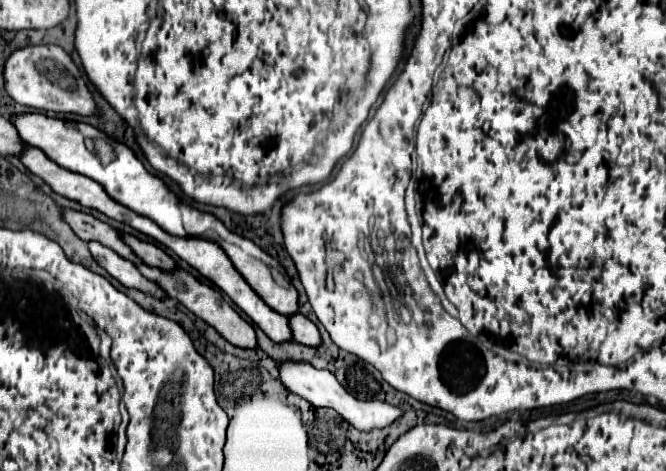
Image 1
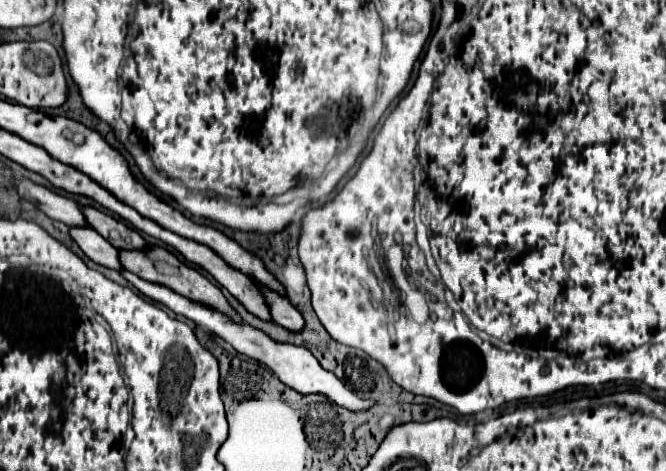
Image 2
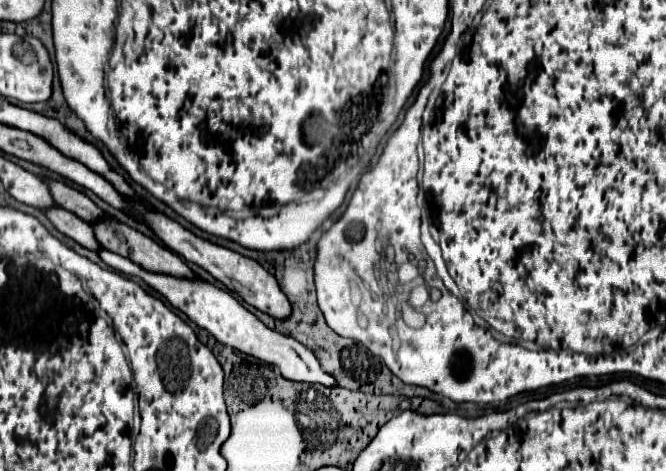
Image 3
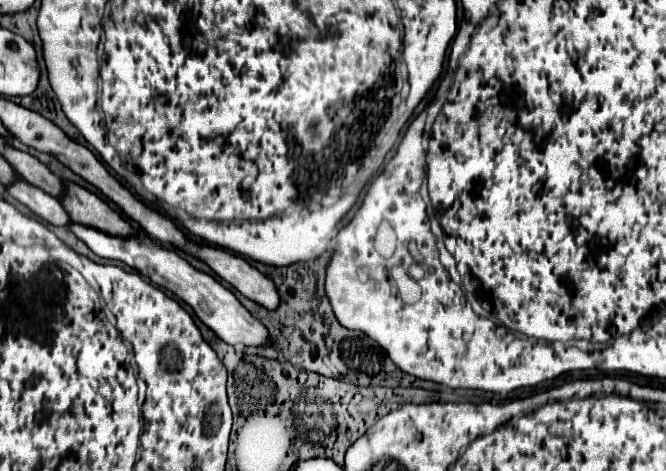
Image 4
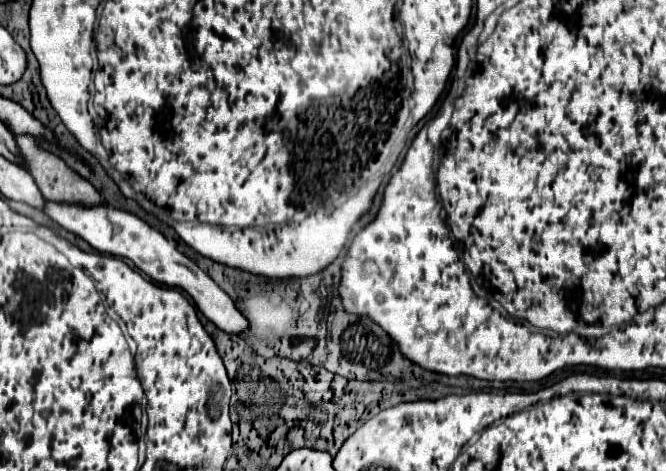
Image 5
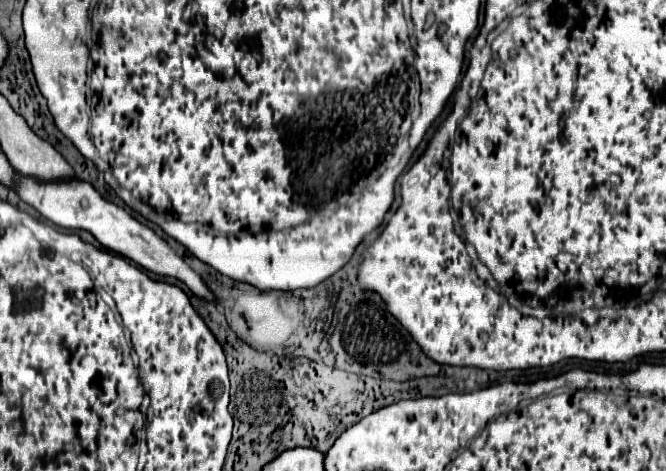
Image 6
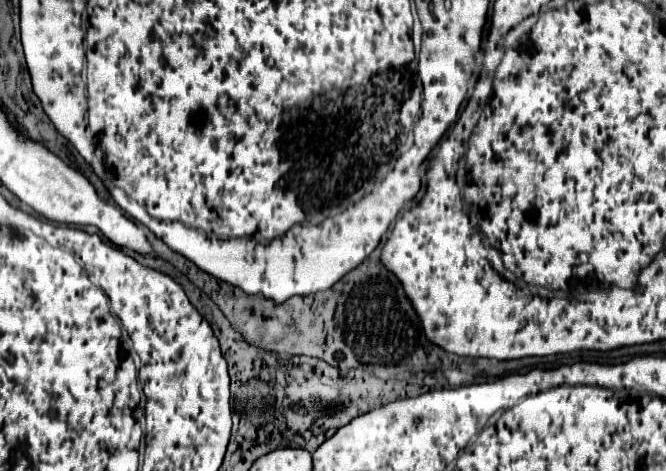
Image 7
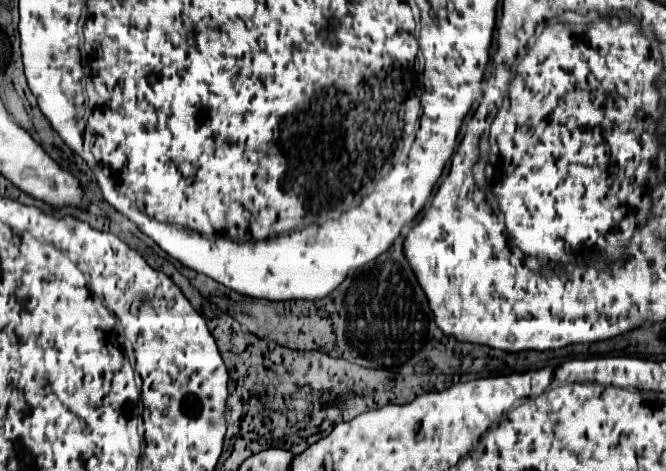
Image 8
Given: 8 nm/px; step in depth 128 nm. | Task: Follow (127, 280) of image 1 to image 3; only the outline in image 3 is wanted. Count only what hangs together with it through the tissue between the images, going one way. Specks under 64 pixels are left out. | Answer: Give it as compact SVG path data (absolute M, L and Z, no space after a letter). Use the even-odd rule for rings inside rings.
M50 206L48 210L42 210L42 212L44 212L44 214L48 216L48 220L50 220L62 234L66 234L68 238L76 240L78 244L82 244L82 246L86 246L86 248L90 248L90 250L94 250L94 252L100 248L98 240L94 238L92 226L90 226L88 222L80 220L76 214L68 212L68 210L60 208L60 206Z

